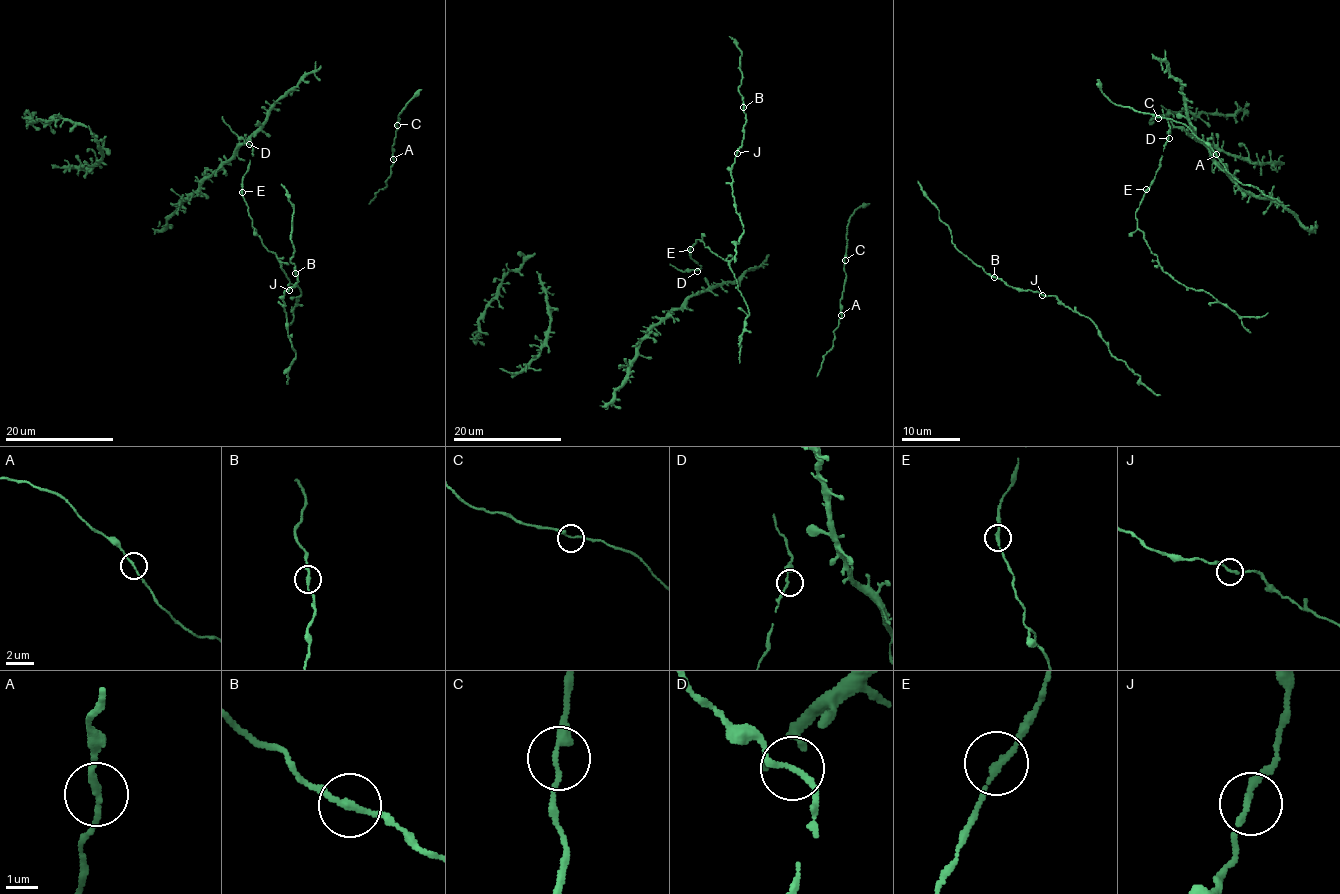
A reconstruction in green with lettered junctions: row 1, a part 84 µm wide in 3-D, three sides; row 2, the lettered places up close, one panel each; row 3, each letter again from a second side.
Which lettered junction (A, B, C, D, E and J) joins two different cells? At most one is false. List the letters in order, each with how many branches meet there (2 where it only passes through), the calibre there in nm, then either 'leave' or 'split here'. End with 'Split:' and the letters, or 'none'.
A: 2 branches meet; 170 nm thick; leave
B: 2 branches meet; 220 nm thick; split here
C: 2 branches meet; 200 nm thick; leave
D: 2 branches meet; 170 nm thick; leave
E: 2 branches meet; 190 nm thick; leave
J: 2 branches meet; 190 nm thick; leave
Split: B

